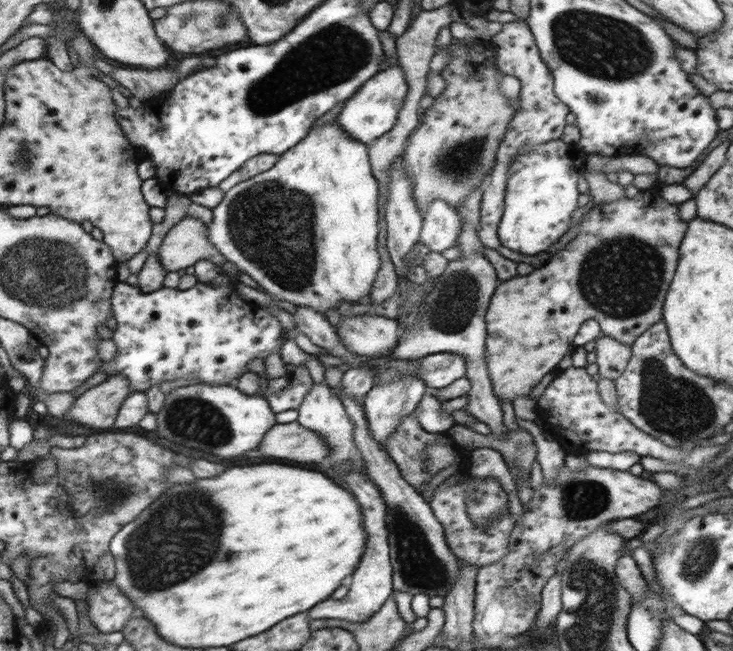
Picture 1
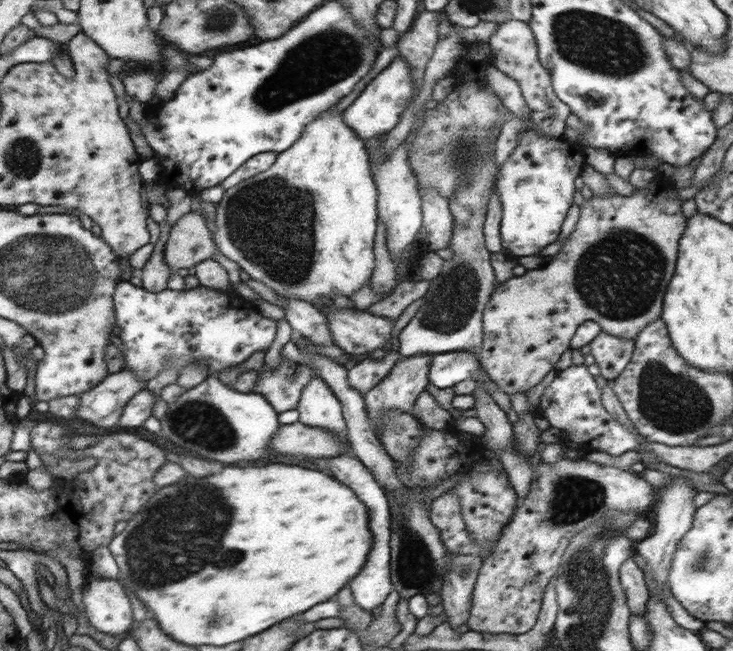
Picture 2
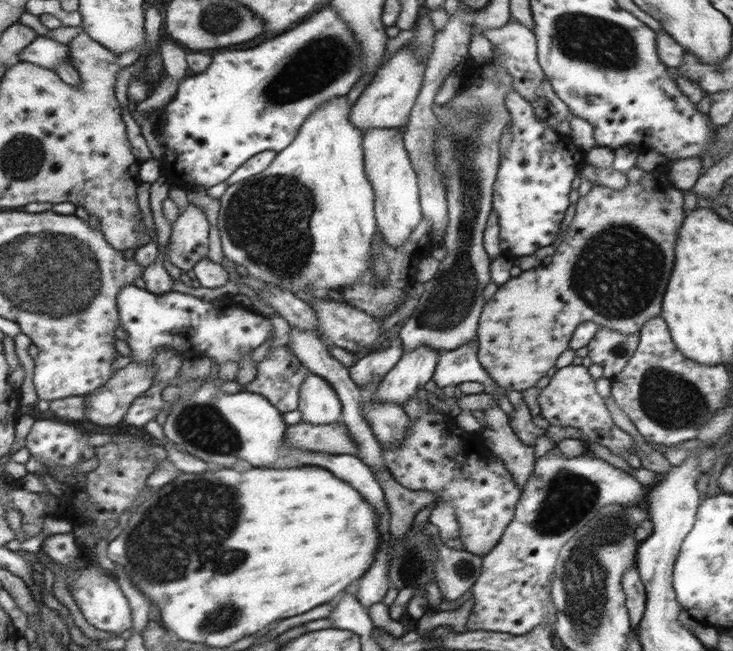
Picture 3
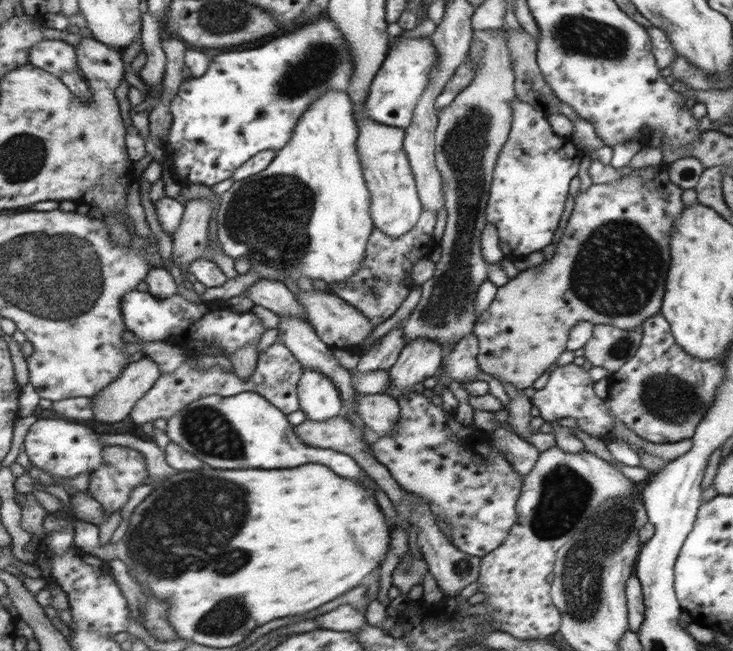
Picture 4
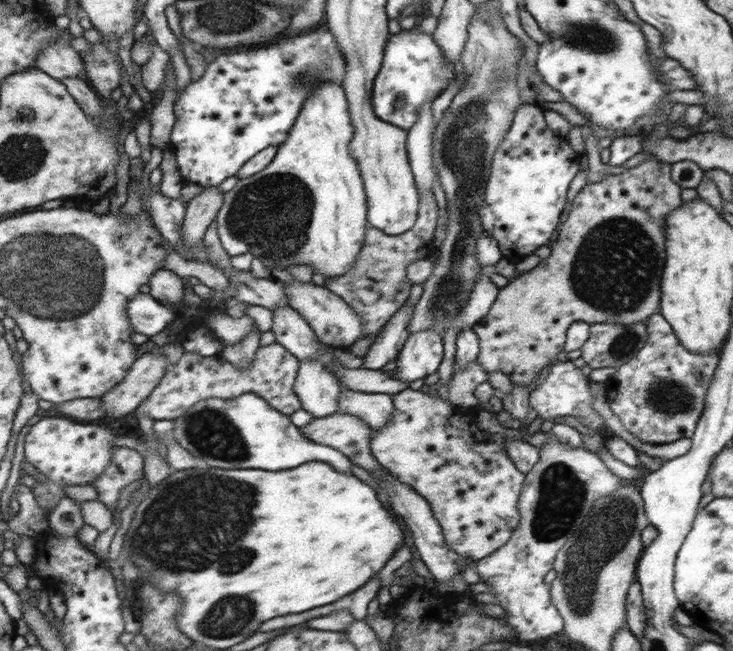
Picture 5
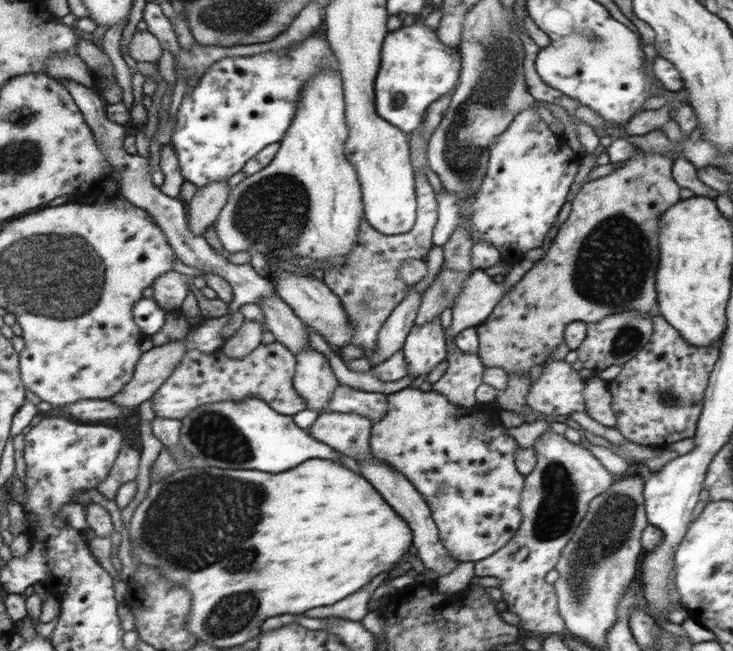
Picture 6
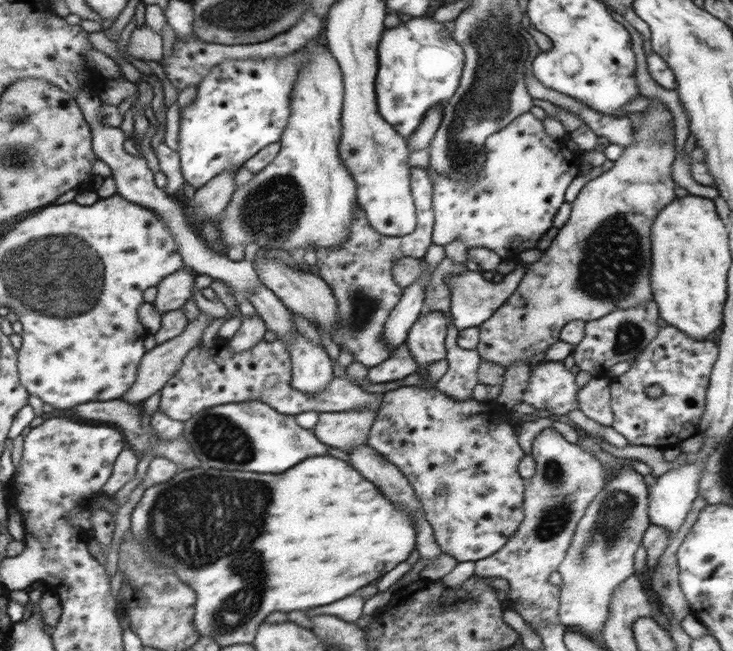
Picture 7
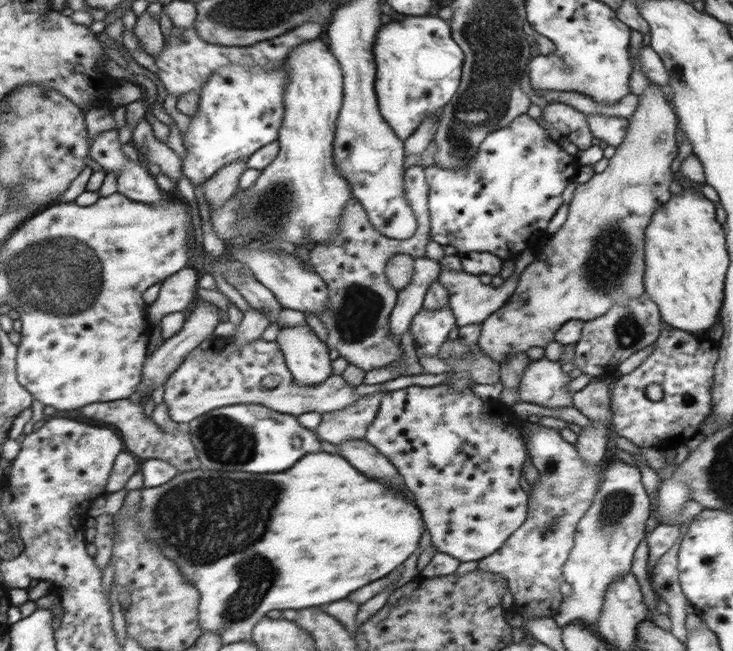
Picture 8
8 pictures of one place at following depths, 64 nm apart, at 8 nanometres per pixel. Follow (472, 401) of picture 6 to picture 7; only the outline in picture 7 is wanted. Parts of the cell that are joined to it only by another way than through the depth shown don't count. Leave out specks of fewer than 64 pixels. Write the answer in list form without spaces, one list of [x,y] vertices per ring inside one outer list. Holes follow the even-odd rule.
[[[448,257],[443,258],[438,266],[436,266],[434,269],[434,272],[432,272],[430,283],[425,289],[424,299],[424,304],[429,306],[430,310],[440,311],[443,314],[446,314],[446,318],[450,318],[445,338],[445,347],[447,350],[446,359],[449,362],[449,367],[447,372],[441,378],[439,378],[438,383],[436,383],[436,388],[440,390],[440,392],[443,392],[444,394],[447,394],[456,400],[468,400],[470,397],[472,397],[474,387],[480,383],[478,382],[477,370],[481,361],[481,356],[477,353],[476,350],[463,349],[457,345],[459,330],[454,326],[454,323],[451,320],[451,291],[444,283],[444,277],[447,274],[460,274],[464,271],[467,271],[467,268],[464,266],[464,264],[454,262]]]

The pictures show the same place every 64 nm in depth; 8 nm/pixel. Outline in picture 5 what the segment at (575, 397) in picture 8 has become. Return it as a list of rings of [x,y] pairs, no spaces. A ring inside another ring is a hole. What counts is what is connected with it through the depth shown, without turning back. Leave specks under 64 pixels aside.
[[[590,382],[590,390],[593,395],[593,409],[602,417],[605,428],[614,431],[617,436],[622,437],[628,444],[631,444],[638,451],[642,451],[648,456],[659,457],[661,459],[673,459],[683,454],[686,454],[691,447],[691,438],[681,438],[668,444],[650,444],[642,442],[633,434],[630,434],[621,423],[621,420],[616,416],[609,405],[609,400],[606,395],[604,386],[599,382]]]

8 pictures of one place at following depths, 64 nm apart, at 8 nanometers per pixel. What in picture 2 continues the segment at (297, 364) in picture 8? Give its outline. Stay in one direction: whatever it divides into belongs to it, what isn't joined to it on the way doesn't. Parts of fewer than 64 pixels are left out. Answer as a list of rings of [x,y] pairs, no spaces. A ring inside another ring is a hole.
[[[311,375],[306,388],[302,389],[299,405],[295,409],[299,412],[299,421],[302,424],[330,429],[339,434],[349,446],[341,402],[320,377]]]

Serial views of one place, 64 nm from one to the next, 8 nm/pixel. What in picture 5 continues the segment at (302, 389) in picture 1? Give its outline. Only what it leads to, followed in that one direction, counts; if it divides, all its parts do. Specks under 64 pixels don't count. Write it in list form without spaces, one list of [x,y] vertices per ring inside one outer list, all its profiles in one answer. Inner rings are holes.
[[[276,342],[259,347],[252,362],[246,368],[238,368],[220,356],[201,356],[185,352],[182,358],[165,373],[156,389],[135,410],[139,419],[147,414],[154,420],[175,420],[192,409],[198,401],[210,398],[230,399],[246,393],[254,393],[266,399],[270,406],[282,414],[290,415],[302,409],[302,403],[293,389],[299,370],[298,358]]]

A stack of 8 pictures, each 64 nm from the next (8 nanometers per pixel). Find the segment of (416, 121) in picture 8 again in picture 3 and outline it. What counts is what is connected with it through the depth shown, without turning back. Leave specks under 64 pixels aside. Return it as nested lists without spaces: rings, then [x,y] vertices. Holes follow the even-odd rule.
[[[409,44],[400,48],[392,57],[377,70],[374,79],[364,89],[361,96],[350,108],[351,123],[363,134],[366,129],[398,129],[407,124],[414,102],[424,81],[424,70],[427,60],[420,60],[414,50],[420,50]]]

